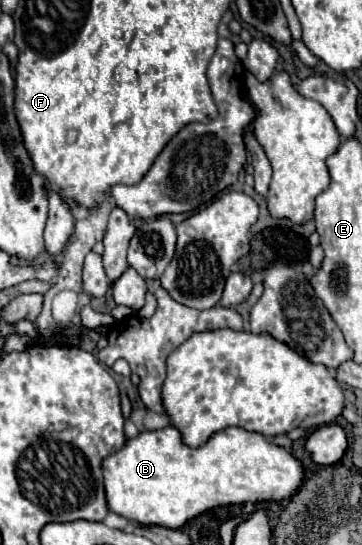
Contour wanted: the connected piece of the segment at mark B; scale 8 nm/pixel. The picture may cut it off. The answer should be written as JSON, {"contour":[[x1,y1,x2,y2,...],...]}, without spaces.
{"contour":[[165,427,161,431,143,431,139,437,129,439,123,449,113,453,103,461,103,477,109,509,133,519,141,525,161,525,179,529,189,519,201,515,207,509,237,503,259,503,259,501,283,501,291,499,303,483,305,469,299,459,291,455,285,447,275,445,261,433,253,433,241,427,227,427,215,433,205,445,191,449,181,441,181,433,175,427]]}

